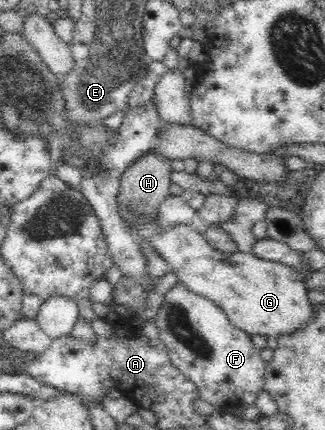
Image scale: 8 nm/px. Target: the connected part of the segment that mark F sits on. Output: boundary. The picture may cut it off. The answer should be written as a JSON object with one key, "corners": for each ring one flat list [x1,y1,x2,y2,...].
{"corners":[[179,281,166,293,165,299,154,317,154,322,171,363,182,374,186,374,186,378,194,382,194,386,198,388,198,397,219,409,245,408,255,403,265,383,266,367,262,361,261,350,252,344,252,337,249,334,230,324,228,316,214,302,210,302,204,296,194,294]]}

